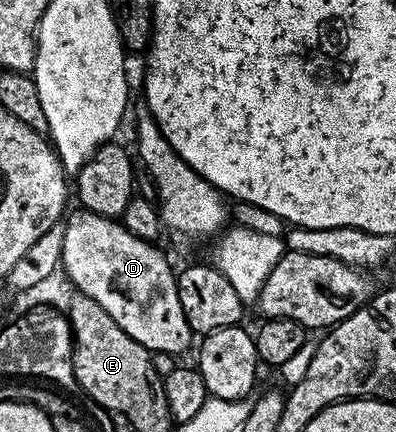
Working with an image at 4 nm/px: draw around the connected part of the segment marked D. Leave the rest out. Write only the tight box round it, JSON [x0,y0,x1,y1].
[60,211,191,354]

